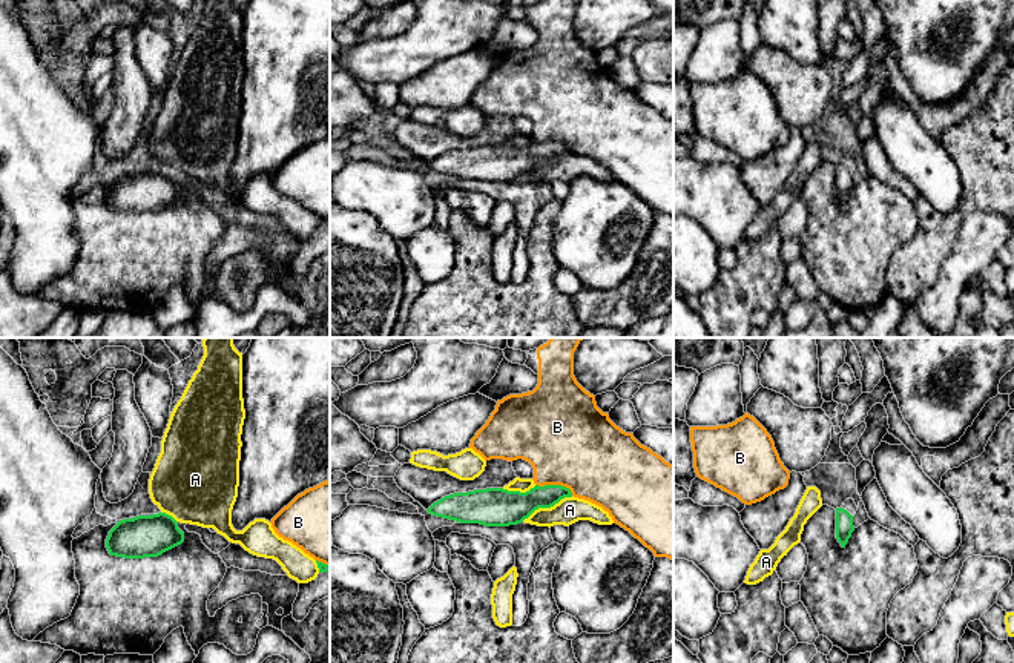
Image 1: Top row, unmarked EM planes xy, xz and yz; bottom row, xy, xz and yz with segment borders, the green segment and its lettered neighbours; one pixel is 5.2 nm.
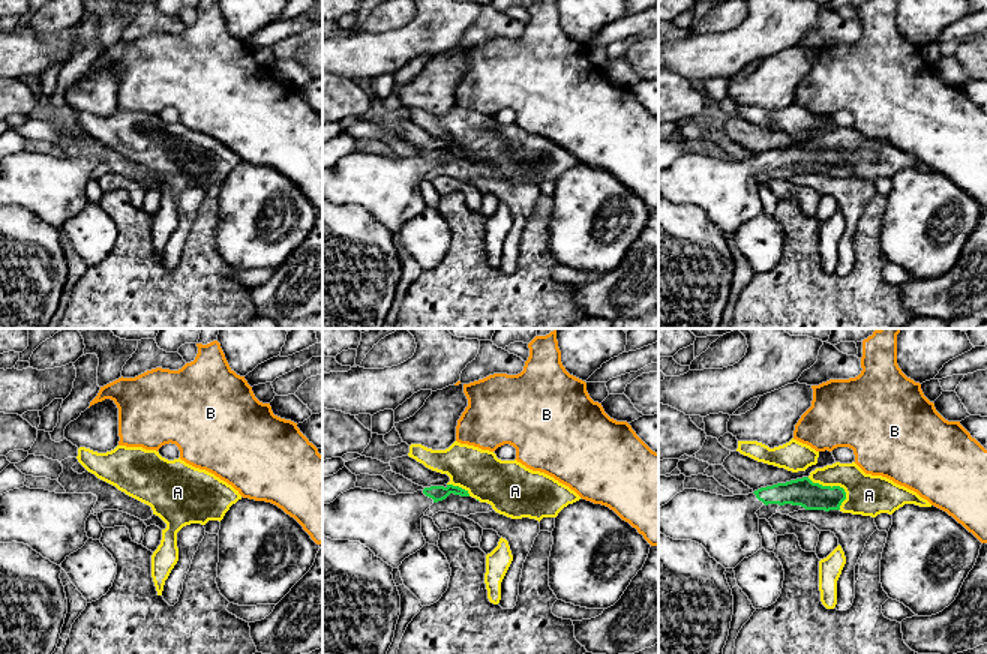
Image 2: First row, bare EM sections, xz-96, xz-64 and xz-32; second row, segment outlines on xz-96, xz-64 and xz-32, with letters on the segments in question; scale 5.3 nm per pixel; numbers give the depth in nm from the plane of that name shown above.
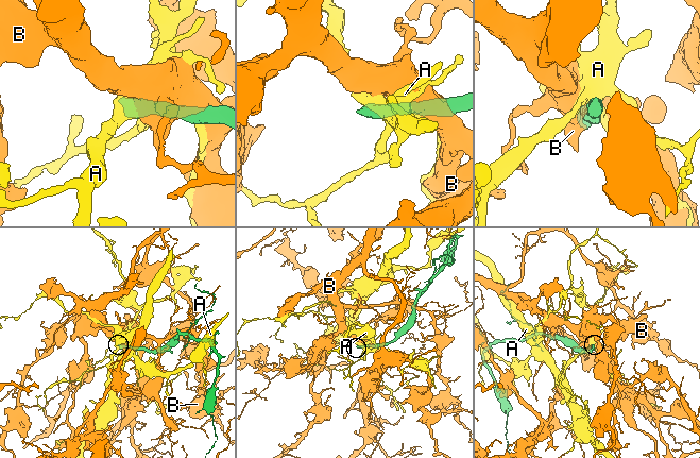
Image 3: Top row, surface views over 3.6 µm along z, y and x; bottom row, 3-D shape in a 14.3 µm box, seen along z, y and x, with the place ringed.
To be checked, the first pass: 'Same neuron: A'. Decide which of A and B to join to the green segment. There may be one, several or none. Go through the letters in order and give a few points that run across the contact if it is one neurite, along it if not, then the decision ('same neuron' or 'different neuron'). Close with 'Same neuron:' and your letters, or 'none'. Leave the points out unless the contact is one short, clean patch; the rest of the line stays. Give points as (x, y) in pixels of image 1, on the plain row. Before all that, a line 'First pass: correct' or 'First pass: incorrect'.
First pass: incorrect
A: different neuron
B: different neuron
Same neuron: none

